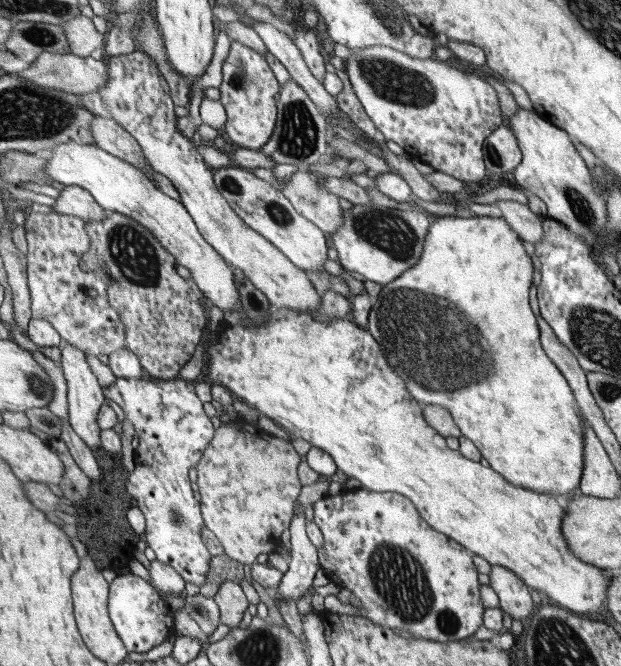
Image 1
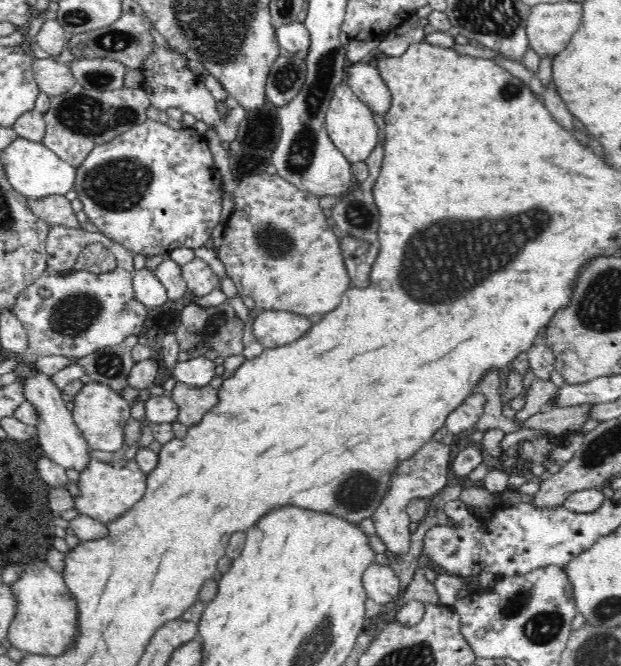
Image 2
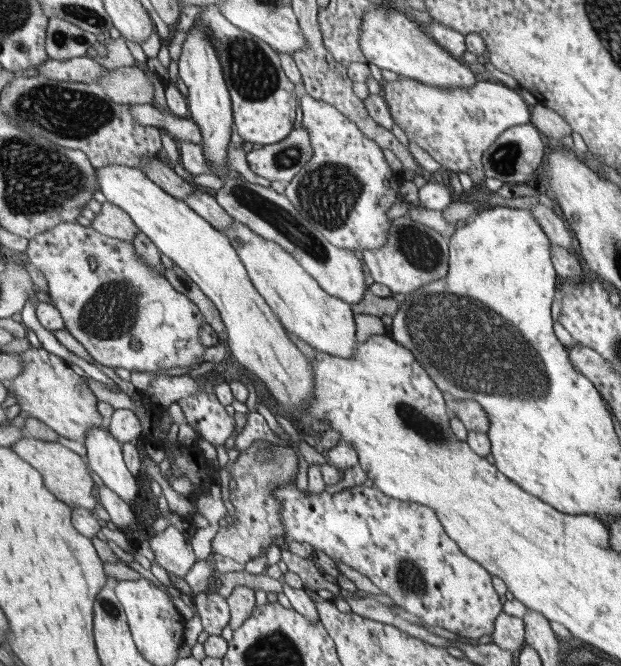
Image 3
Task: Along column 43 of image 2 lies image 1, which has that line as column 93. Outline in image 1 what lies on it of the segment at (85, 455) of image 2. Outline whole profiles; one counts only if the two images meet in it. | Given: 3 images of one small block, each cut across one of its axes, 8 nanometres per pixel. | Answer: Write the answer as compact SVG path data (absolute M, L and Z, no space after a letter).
M70 344L60 346L60 368L66 378L68 386L68 420L76 434L84 440L86 446L97 453L103 447L103 430L99 426L99 412L106 403L103 386L99 383L97 376L92 374L91 365L86 362L86 354L82 349L75 348Z

